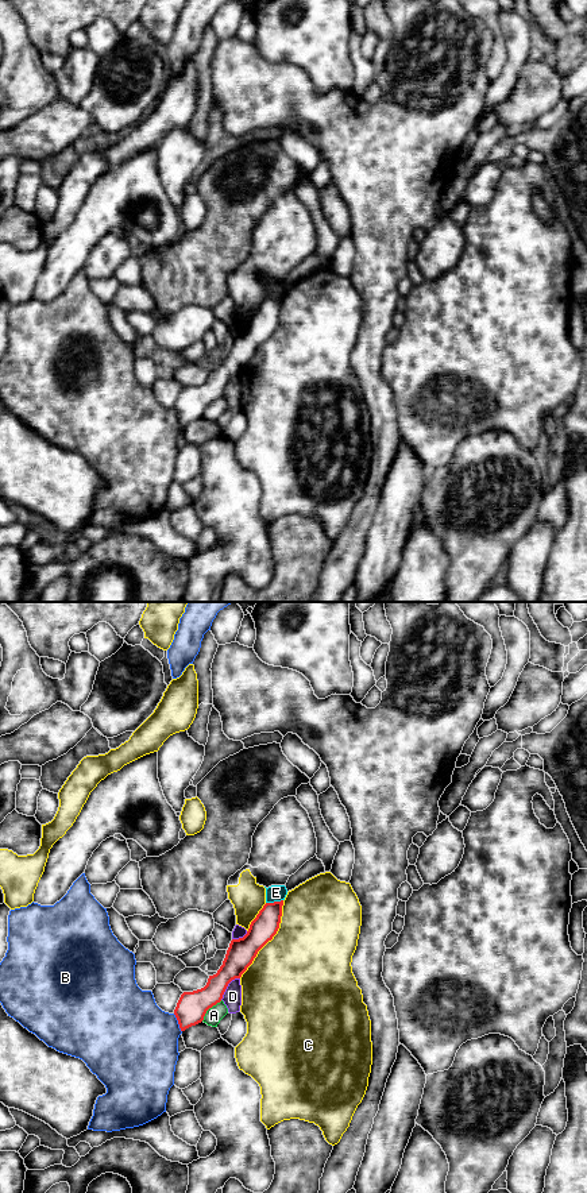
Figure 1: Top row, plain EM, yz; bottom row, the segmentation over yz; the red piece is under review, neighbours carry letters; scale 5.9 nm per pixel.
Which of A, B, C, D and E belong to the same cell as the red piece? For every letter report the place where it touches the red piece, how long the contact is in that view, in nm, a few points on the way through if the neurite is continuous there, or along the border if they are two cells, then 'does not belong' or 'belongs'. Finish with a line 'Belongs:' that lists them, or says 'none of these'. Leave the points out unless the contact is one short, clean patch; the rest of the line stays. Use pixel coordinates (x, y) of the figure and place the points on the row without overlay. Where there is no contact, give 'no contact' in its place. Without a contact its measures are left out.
A: meets red in yz at (209, 402); contact 180 nm long; does not belong
B: meets red in yz at (178, 419); contact 120 nm long; does not belong
C: meets red in yz at (270, 335); contact 550 nm long; does not belong
D: meets red in yz at (227, 381); contact 180 nm long; does not belong
E: meets red in yz at (274, 297); contact 110 nm long; border along yz (282, 294), (266, 298); does not belong
Belongs: none of these

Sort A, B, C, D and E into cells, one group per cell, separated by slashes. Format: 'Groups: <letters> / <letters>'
Groups: A / B / C / D / E

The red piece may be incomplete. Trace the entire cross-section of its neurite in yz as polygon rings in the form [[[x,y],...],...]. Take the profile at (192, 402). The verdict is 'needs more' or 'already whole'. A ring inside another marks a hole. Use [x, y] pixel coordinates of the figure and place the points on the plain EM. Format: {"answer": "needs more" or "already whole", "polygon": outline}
{"answer": "already whole", "polygon": [[[283,296],[266,298],[247,329],[231,336],[223,360],[216,370],[209,371],[206,381],[181,390],[174,405],[181,426],[201,418],[206,406],[221,397],[228,379],[240,374],[258,347],[273,335],[279,324],[282,301]]]}

